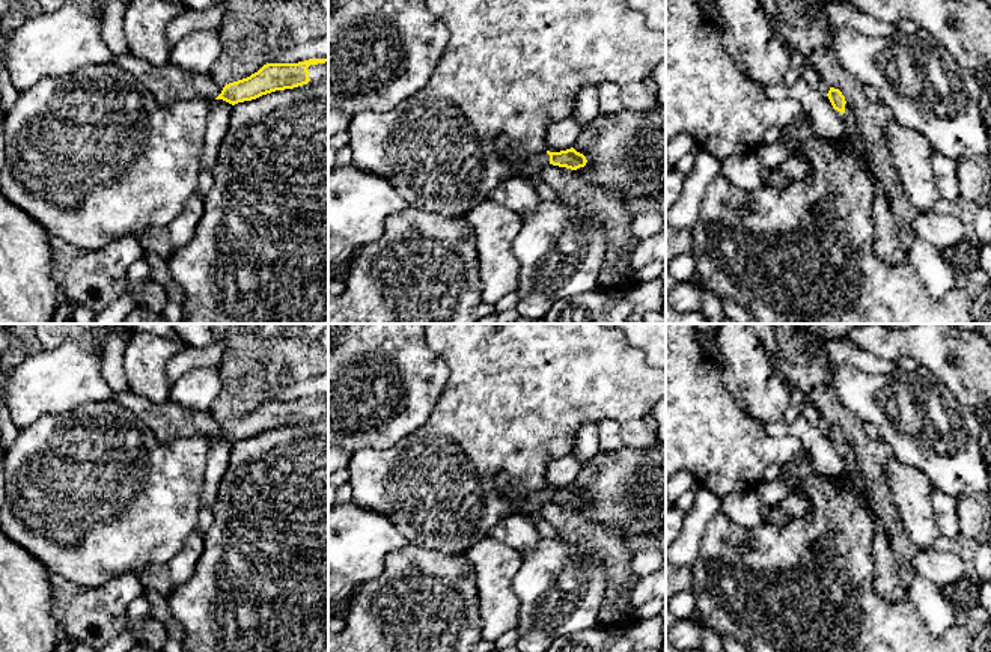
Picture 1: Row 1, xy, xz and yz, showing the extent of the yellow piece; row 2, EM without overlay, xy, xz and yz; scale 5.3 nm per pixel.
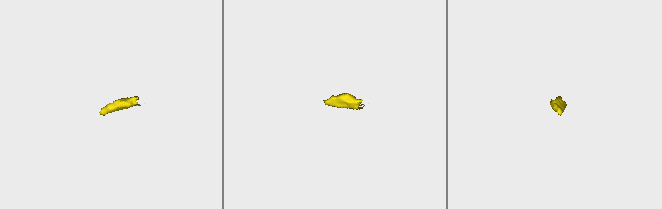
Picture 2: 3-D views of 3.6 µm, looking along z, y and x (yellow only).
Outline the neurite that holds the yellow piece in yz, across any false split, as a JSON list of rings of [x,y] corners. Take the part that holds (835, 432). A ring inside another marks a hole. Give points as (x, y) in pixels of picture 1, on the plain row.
[[[806,401],[801,405],[801,416],[815,428],[822,429],[828,434],[831,443],[834,447],[845,450],[845,434],[839,426],[830,425],[816,410],[816,407],[810,402]]]

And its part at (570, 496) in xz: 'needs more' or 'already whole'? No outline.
needs more

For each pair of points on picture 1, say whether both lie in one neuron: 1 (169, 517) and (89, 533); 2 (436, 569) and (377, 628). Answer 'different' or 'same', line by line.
1: same
2: same

